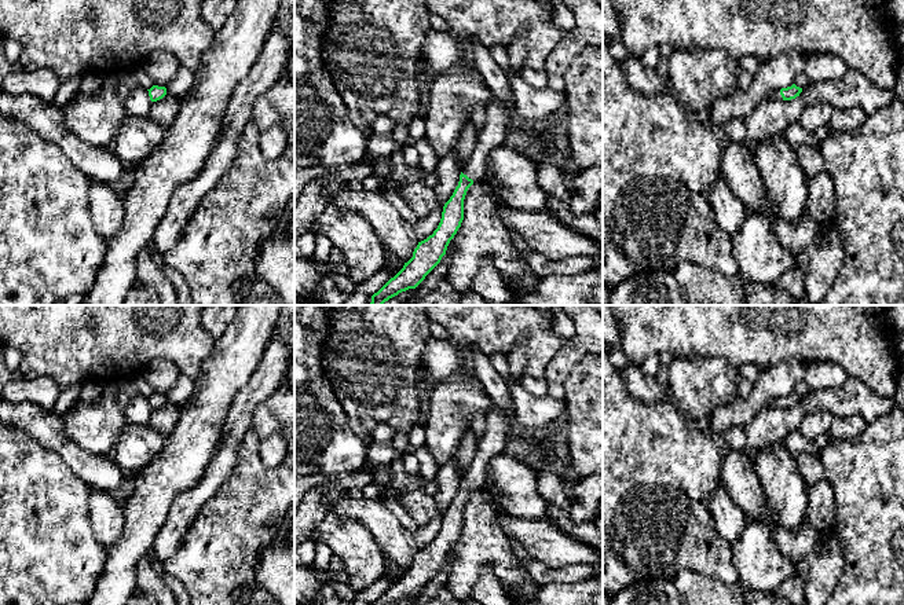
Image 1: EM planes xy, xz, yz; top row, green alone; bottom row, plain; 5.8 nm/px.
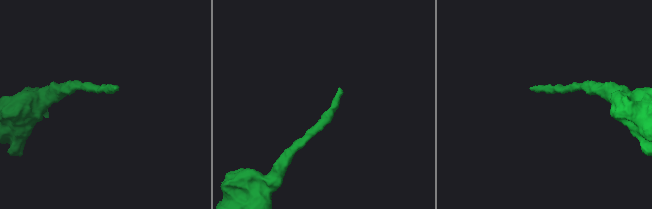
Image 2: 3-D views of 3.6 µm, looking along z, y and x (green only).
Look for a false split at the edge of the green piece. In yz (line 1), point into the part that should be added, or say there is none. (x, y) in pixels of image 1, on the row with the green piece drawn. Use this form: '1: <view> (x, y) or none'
1: yz (775, 95)

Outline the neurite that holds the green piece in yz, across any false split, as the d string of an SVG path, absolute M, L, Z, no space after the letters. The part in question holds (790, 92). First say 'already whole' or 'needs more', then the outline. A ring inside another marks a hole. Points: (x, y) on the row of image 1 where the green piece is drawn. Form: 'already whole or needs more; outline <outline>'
needs more; outline M793 84L791 87L772 91L766 96L766 99L771 99L771 100L791 100L791 99L795 99L797 96L799 96L801 92L802 92L802 88Z

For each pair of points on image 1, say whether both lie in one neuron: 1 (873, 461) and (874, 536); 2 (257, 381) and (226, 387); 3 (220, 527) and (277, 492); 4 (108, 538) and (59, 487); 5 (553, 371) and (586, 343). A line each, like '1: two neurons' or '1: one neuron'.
1: one neuron
2: two neurons
3: one neuron
4: two neurons
5: one neuron

